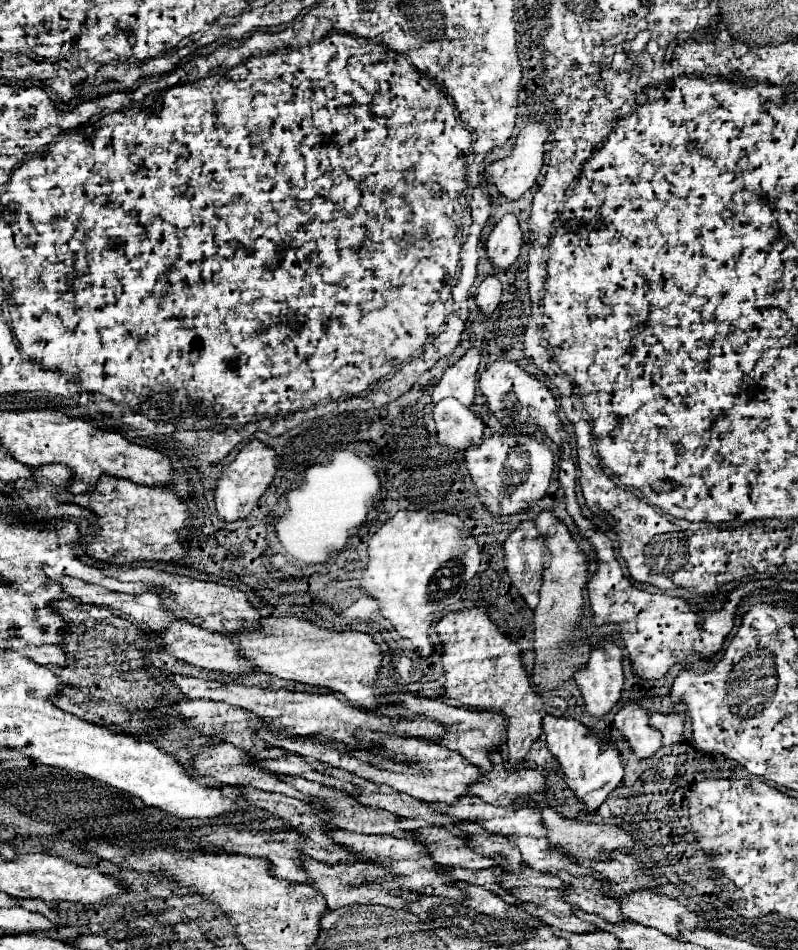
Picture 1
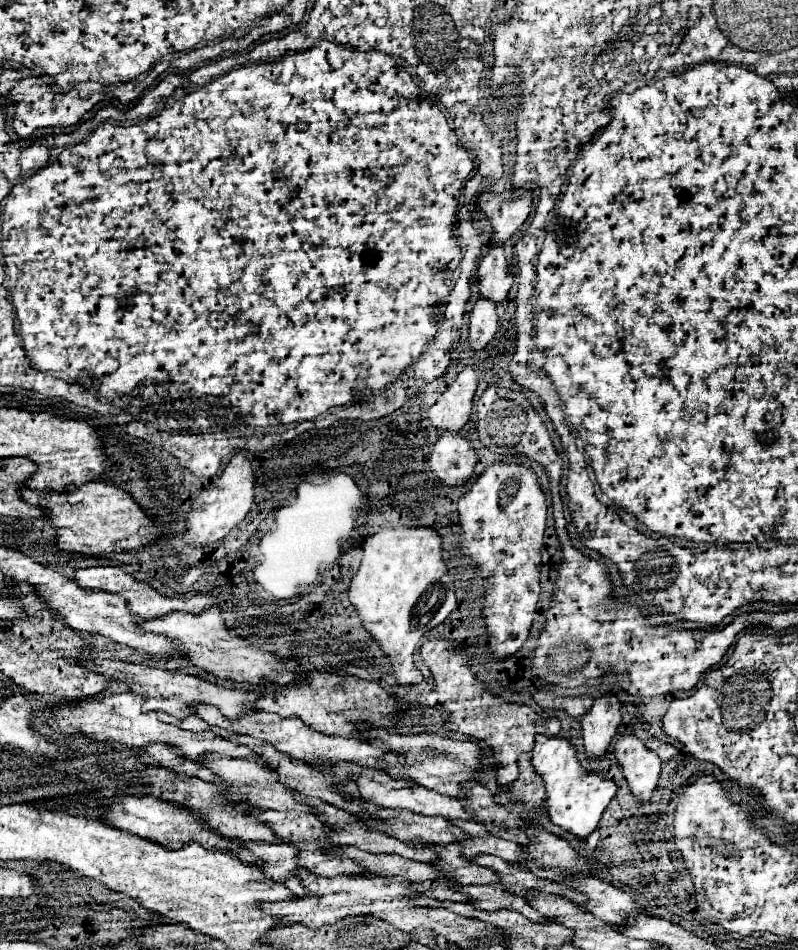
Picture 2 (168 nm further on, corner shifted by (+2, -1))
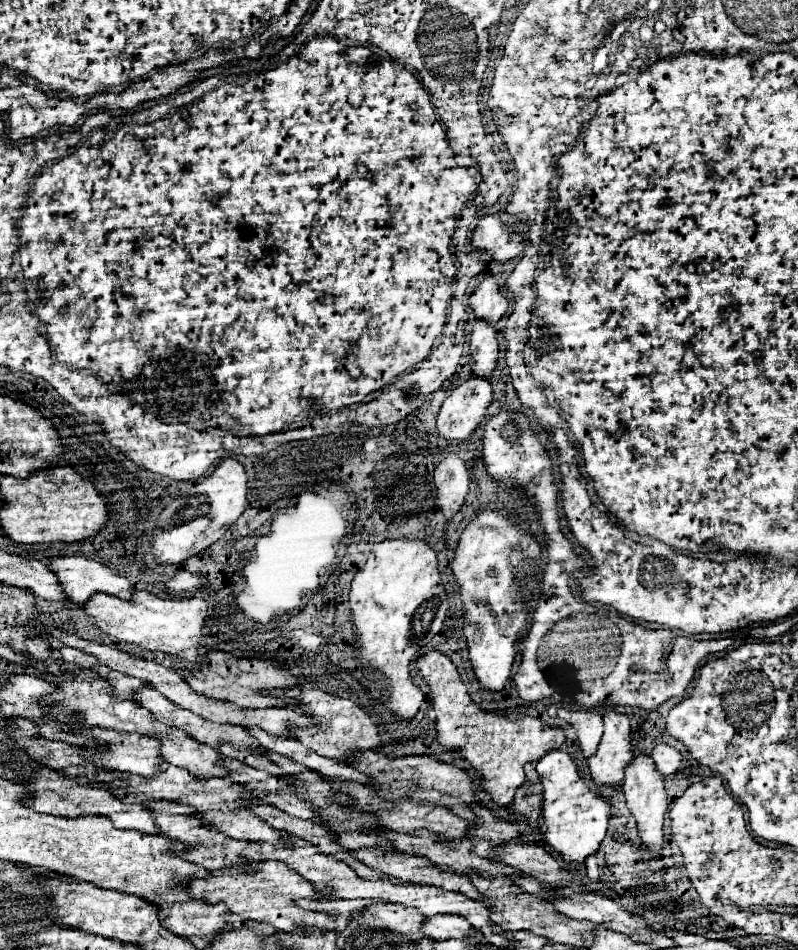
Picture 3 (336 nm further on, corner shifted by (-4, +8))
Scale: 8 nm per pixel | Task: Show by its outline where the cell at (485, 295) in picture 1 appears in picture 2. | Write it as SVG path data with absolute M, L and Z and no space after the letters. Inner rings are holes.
M478 299L470 311L470 345L472 349L482 349L498 331L496 303L490 299Z

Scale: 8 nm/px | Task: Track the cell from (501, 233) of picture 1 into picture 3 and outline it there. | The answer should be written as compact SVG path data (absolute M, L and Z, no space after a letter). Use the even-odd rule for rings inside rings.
M486 274L486 278L480 282L480 286L470 296L470 308L474 310L478 320L496 324L508 310L508 300L504 298L496 278L492 274Z

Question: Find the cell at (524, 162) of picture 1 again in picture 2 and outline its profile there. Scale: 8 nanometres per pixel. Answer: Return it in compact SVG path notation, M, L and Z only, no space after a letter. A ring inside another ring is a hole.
M532 189L524 191L520 197L506 197L506 193L484 191L480 193L480 201L476 203L482 209L494 227L492 241L502 245L528 217L532 209Z

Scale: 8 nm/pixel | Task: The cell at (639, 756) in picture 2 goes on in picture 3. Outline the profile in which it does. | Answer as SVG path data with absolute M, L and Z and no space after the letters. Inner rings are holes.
M646 754L634 756L634 762L626 768L626 778L624 778L622 790L624 790L626 806L638 824L638 834L640 834L644 846L650 852L660 854L660 850L664 848L662 824L664 824L664 814L668 810L668 800L666 800L666 792L664 792L664 776L656 770L656 764L650 756L646 756Z

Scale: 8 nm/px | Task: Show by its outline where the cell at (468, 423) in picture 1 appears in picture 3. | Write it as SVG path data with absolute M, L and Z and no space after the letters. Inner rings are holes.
M446 454L434 470L434 484L438 492L438 508L444 514L444 522L450 524L464 506L464 498L468 494L470 474L466 464L456 454Z

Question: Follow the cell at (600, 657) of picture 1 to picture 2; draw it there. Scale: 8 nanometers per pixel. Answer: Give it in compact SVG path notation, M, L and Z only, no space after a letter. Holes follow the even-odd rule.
M614 693L594 699L590 711L582 715L582 737L588 757L606 755L620 721L620 701Z

